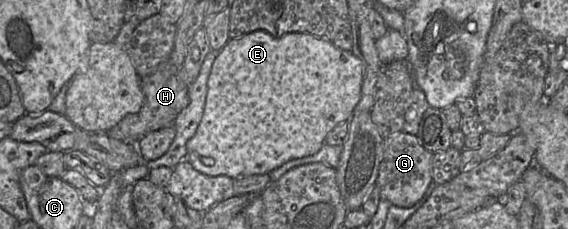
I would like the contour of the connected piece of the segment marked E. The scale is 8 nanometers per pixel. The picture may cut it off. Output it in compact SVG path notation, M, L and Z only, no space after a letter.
M259 30L239 38L230 39L220 50L208 79L208 90L203 118L195 135L187 143L185 161L189 161L200 173L207 176L225 175L233 179L269 174L290 160L307 157L317 153L325 144L327 134L342 122L349 122L354 109L361 99L364 78L362 62L351 52L337 48L333 42L323 40L308 33L288 33L281 38Z

